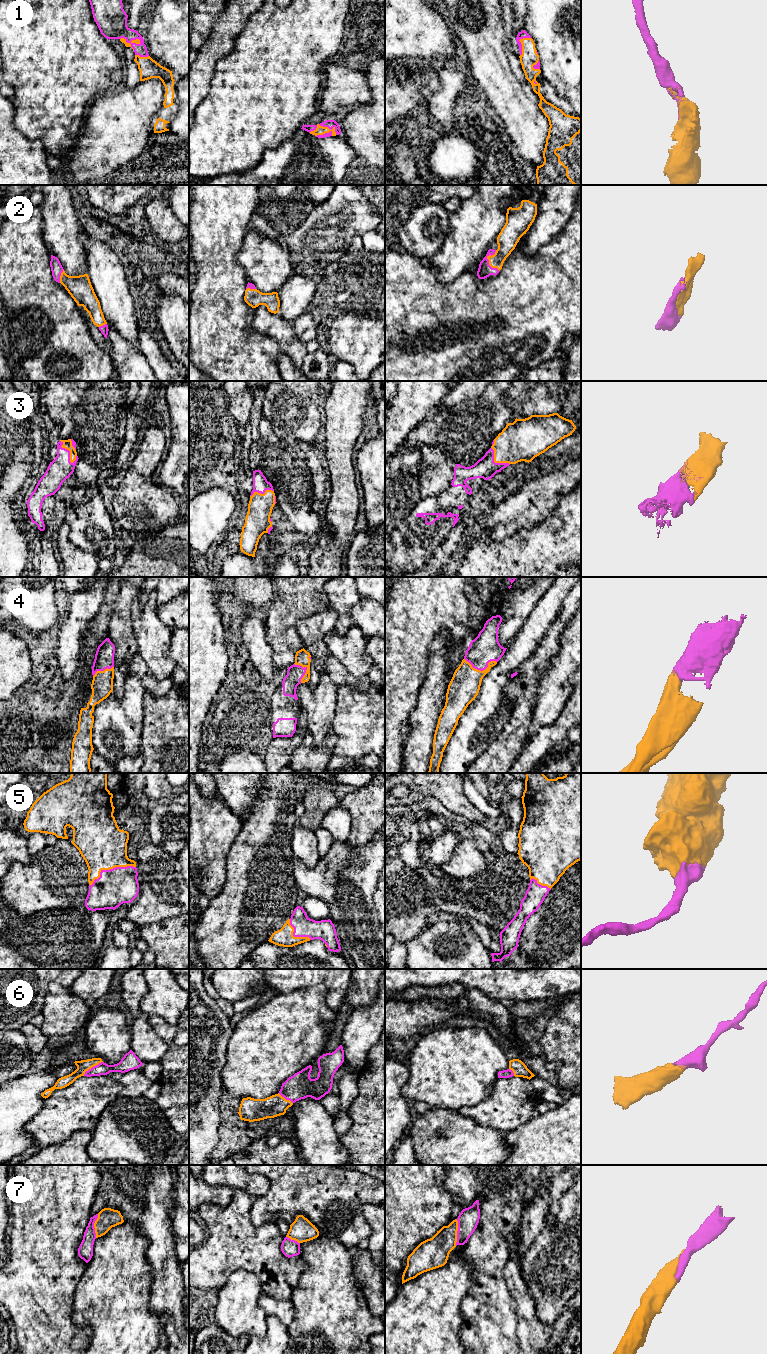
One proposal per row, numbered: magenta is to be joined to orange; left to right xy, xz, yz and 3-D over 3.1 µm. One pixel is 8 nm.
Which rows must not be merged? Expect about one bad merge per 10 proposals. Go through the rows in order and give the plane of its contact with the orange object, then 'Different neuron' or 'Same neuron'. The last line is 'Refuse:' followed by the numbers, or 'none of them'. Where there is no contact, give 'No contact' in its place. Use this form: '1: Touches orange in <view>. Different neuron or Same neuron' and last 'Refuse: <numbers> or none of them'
1: Touches orange in xz. Same neuron
2: Touches orange in yz. Same neuron
3: Touches orange in xy. Same neuron
4: Touches orange in yz. Same neuron
5: Touches orange in xy. Same neuron
6: Touches orange in xy. Same neuron
7: Touches orange in yz. Same neuron
Refuse: none of them

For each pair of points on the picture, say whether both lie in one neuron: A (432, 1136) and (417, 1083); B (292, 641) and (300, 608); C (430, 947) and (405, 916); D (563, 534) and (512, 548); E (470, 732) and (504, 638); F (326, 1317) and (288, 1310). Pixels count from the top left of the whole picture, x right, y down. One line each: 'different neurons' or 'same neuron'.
A: different neurons
B: same neuron
C: different neurons
D: same neuron
E: different neurons
F: different neurons

